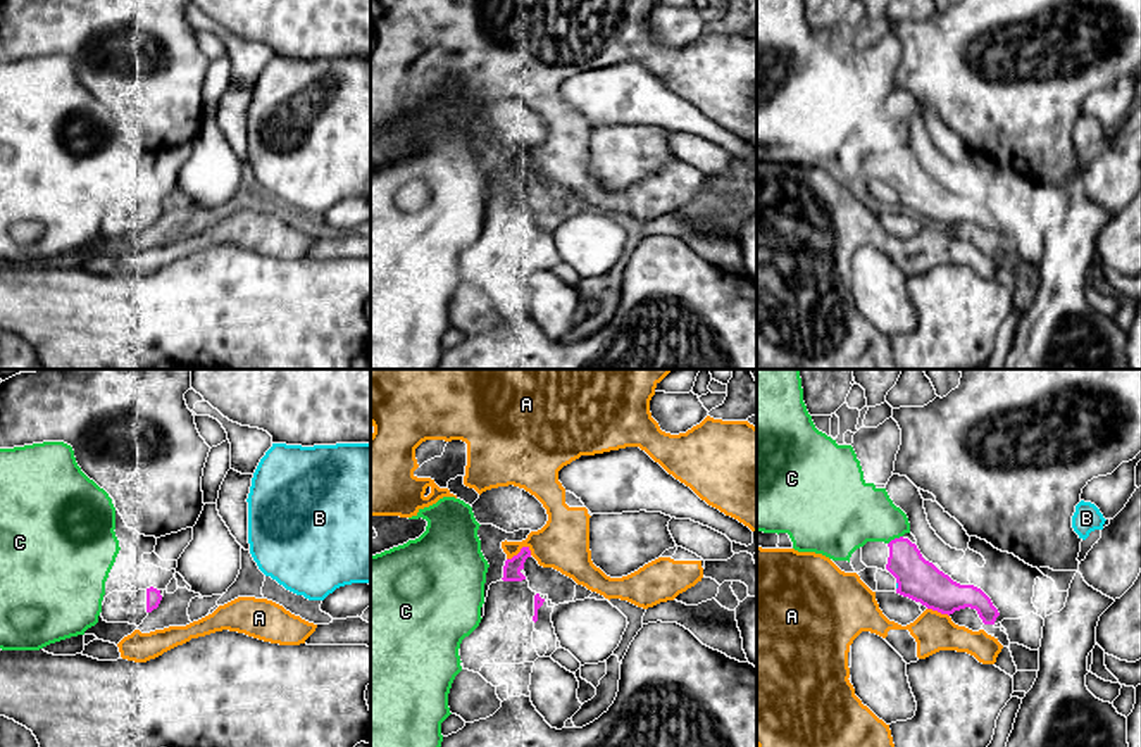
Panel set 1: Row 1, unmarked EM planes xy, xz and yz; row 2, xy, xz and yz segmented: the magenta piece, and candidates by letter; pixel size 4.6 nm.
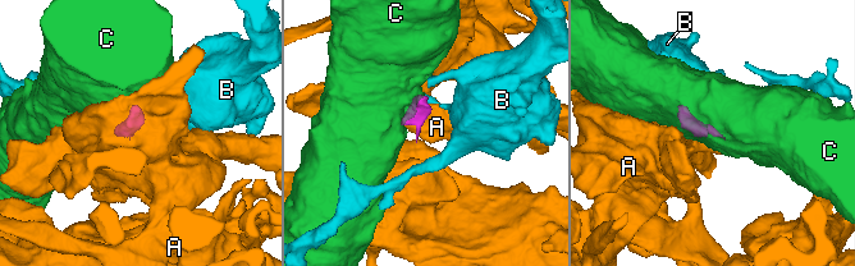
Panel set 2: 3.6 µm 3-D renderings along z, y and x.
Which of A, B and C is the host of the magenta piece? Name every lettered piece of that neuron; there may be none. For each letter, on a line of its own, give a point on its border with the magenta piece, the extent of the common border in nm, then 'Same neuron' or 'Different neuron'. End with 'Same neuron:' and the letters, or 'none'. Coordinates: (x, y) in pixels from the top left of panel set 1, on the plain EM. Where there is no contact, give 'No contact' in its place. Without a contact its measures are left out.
A: Touches magenta at xz (521, 164). Shared border 130 nm. Different neuron
B: Touches magenta at yz (898, 199). Shared border 40 nm. Different neuron
C: Touches magenta at yz (895, 152). Shared border 80 nm. Different neuron
Same neuron: none

